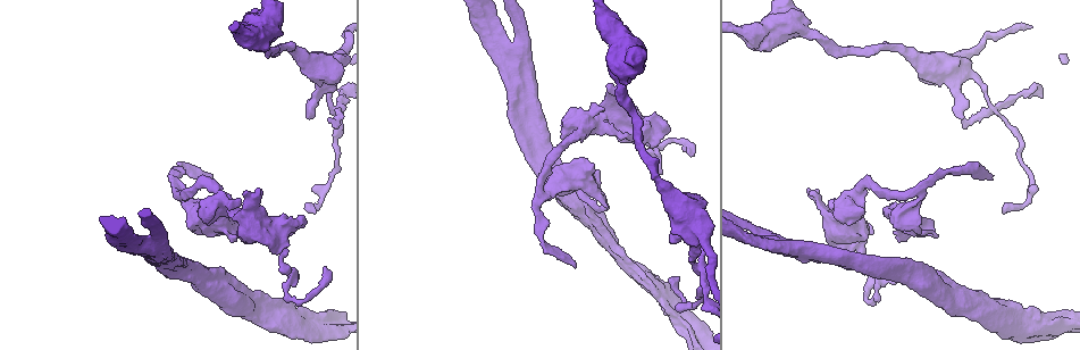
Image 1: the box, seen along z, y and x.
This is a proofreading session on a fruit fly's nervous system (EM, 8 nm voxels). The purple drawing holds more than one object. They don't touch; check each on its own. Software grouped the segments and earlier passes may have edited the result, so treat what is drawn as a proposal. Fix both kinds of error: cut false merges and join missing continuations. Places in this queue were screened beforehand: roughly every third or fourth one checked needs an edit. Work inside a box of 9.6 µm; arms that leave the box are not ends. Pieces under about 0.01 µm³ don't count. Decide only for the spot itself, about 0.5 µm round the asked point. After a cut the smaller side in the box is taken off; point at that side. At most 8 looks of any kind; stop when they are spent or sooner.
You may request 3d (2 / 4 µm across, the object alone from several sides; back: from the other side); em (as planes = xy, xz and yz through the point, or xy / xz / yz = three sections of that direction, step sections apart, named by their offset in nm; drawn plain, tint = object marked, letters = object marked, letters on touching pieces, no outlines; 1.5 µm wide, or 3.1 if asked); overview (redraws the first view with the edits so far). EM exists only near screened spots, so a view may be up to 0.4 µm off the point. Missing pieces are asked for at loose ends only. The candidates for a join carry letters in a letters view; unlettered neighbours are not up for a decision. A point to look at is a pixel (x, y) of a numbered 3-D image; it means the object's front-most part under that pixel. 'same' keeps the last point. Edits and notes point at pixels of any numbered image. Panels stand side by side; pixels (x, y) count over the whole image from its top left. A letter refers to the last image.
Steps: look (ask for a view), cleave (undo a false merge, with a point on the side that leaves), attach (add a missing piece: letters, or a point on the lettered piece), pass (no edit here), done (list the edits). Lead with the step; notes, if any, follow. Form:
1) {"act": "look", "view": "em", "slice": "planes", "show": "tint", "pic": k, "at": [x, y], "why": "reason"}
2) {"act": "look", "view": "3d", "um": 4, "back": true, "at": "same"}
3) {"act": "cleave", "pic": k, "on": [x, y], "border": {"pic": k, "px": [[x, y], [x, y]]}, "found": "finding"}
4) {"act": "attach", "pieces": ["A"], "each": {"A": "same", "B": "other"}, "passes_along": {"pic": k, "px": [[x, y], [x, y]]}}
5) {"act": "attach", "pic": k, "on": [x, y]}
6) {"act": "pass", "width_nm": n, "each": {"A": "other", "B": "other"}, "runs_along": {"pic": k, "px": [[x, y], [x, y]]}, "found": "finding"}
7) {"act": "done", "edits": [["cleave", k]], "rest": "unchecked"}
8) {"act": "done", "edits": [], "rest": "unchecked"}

{"act": "look", "view": "3d", "um": 4, "back": true, "pic": 1, "at": [996, 110], "why": "three-way junction"}

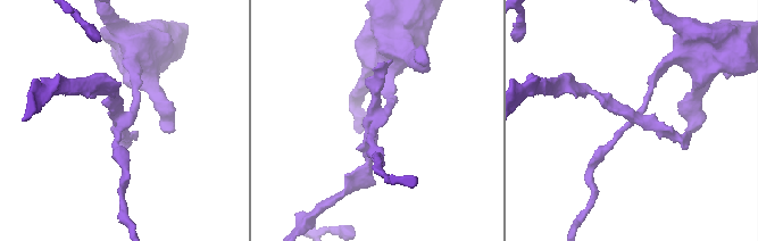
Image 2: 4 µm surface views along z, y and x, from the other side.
{"act": "look", "view": "em", "slice": "planes", "show": "tint", "pic": 2, "at": [634, 121]}

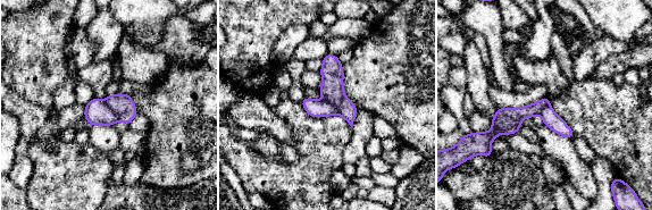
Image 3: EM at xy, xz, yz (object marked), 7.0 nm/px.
{"act": "look", "view": "em", "slice": "planes", "show": "letters", "at": "same", "why": "see the neighbours"}

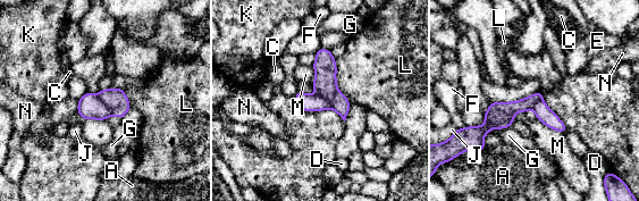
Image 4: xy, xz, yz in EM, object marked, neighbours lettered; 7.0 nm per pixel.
{"act": "cleave", "pic": 4, "on": [115, 99], "longest_contact_nm": ["L", 300], "each": {"A": "other", "C": "other", "D": "other", "E": "other", "F": "other", "G": "other", "J": "other", "K": "other", "L": "other", "M": "other", "N": "other"}, "border": {"pic": 4, "px": [[97, 95], [111, 114]]}, "found": "two neurons meet here"}

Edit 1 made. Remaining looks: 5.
{"act": "look", "view": "3d", "um": 4, "pic": 1, "at": [918, 189], "why": "arms part here"}

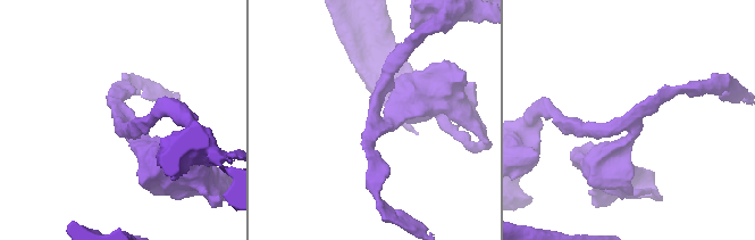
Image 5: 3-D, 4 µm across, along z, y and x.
{"act": "look", "view": "em", "slice": "planes", "show": "letters", "pic": 5, "at": [374, 122], "arms": 3, "arm_widths_nm": [190, 220, 340]}

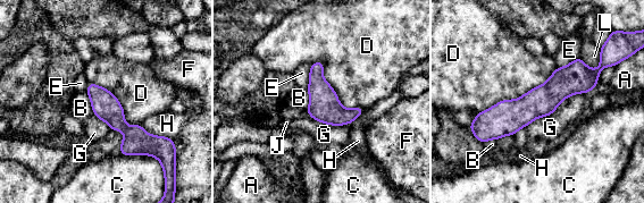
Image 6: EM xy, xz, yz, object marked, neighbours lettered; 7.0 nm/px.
{"act": "pass", "each": {"A": "other", "B": "other", "C": "other", "D": "other", "E": "other", "F": "other", "G": "other", "H": "other", "J": "other", "L": "other"}, "runs_along": {"pic": 6, "px": [[596, 72], [476, 124]]}, "found": "continuous, no second neuron"}

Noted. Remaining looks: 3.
{"act": "look", "view": "em", "slice": "planes", "show": "letters", "pic": 1, "at": [689, 151], "why": "free end"}

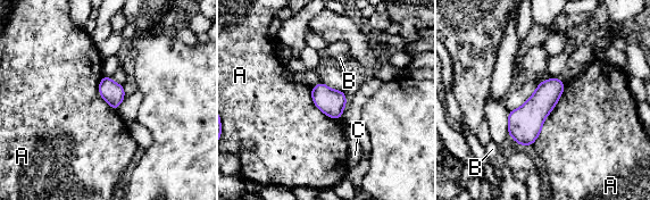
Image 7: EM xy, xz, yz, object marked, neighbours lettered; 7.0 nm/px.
{"act": "pass", "each": {"A": "other", "B": "other", "C": "other"}, "border": {"pic": 7, "px": [[565, 83], [561, 96], [532, 144]]}, "found": "none of them fits"}

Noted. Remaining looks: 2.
{"act": "done", "edits": [["cleave", 4]], "rest": "unchecked"}

